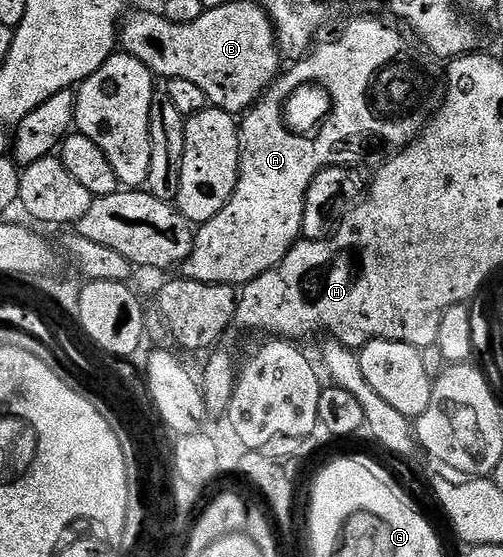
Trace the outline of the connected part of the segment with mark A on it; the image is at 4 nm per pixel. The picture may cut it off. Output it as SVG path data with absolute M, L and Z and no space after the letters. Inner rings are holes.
M381 19L351 20L338 39L330 43L318 42L304 59L296 60L290 66L293 67L290 71L282 70L273 84L261 93L261 98L244 112L237 128L237 184L227 205L223 205L211 221L196 228L191 253L179 267L184 278L204 283L244 285L278 267L302 238L305 194L317 172L334 166L338 160L349 165L357 151L380 135L396 145L406 142L407 128L381 123L372 116L361 96L369 76L401 45L404 32L397 27L388 27ZM313 87L321 89L327 99L323 121L309 122L305 132L285 131L277 117L281 99L287 93L300 93L301 89Z

